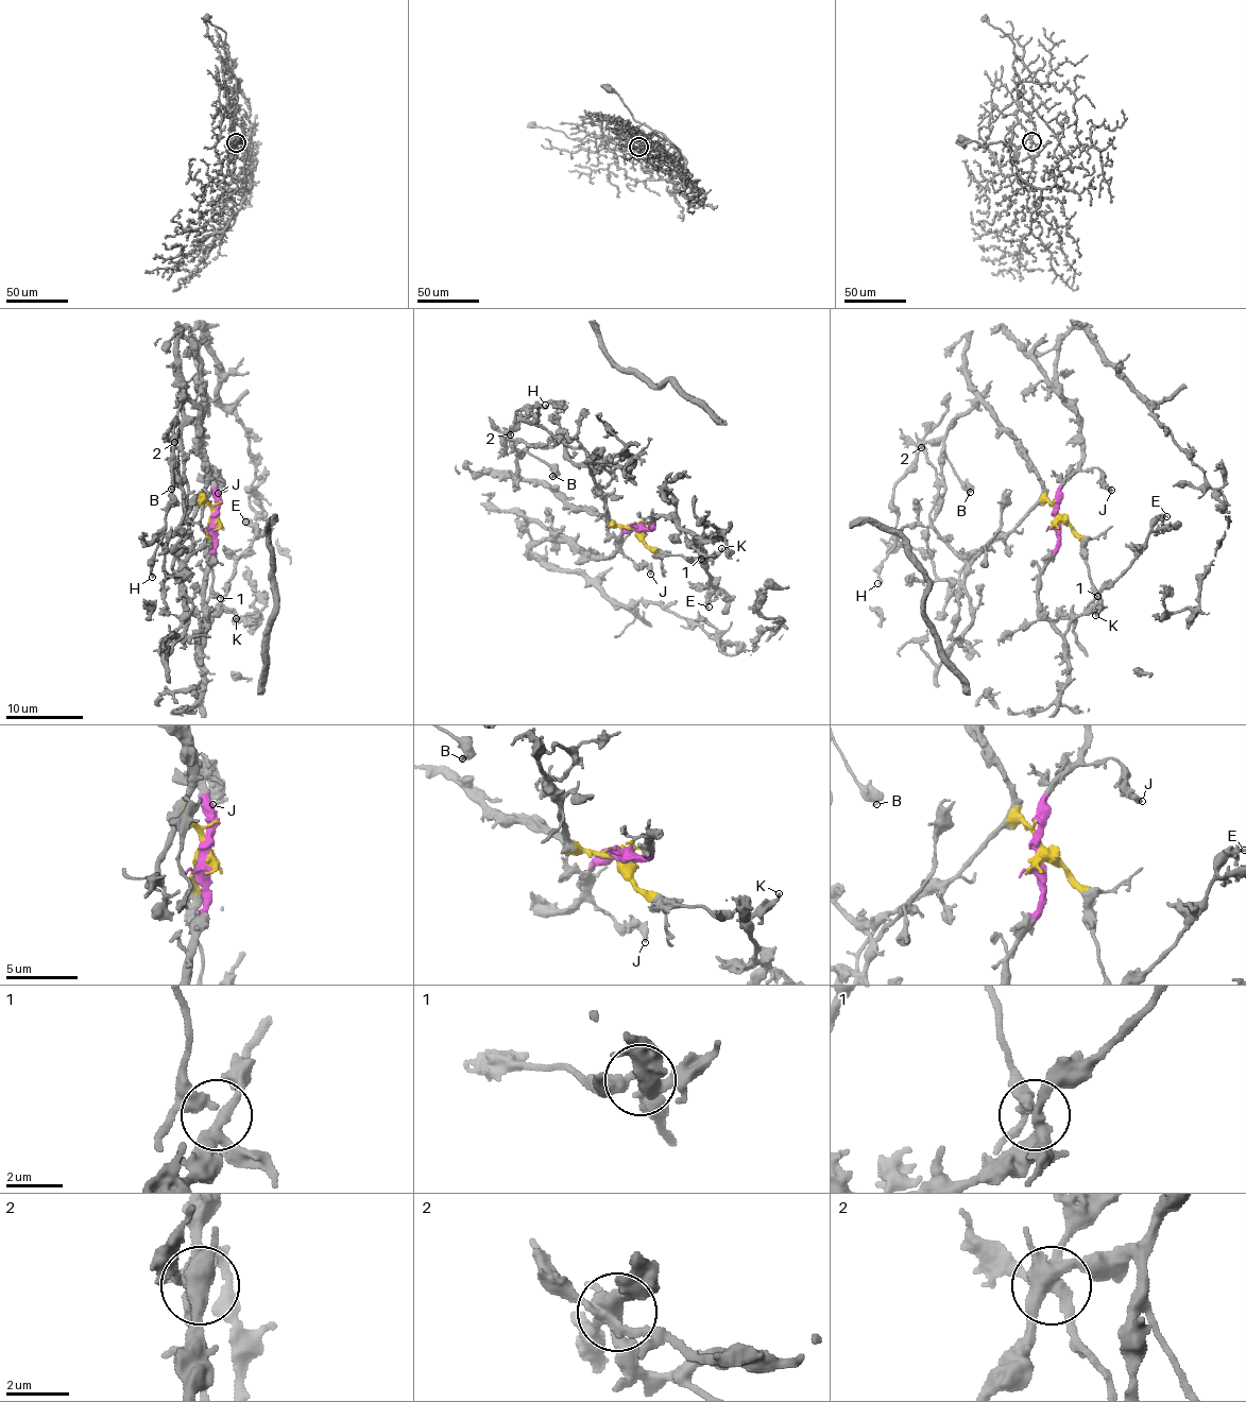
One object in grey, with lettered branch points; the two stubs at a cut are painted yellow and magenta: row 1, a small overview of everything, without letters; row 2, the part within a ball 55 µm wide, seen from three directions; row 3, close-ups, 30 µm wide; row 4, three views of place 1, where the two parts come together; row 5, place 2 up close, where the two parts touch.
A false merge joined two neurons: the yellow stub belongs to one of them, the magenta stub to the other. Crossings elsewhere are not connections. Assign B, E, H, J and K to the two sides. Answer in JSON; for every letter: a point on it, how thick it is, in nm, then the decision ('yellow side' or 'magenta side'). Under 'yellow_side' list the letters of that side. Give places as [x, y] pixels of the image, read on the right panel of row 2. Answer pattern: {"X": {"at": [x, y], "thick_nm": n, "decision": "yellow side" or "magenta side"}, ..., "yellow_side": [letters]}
{"B": {"at": [970, 492], "thick_nm": 320, "decision": "yellow side"}, "E": {"at": [1166, 516], "thick_nm": 280, "decision": "magenta side"}, "H": {"at": [877, 583], "thick_nm": 160, "decision": "yellow side"}, "J": {"at": [1111, 490], "thick_nm": 360, "decision": "magenta side"}, "K": {"at": [1095, 615], "thick_nm": 180, "decision": "magenta side"}, "yellow_side": ["B", "H"]}

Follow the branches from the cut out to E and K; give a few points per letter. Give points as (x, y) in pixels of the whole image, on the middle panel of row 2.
E: (637, 527), (654, 528), (653, 516), (670, 515), (676, 525), (696, 539), (709, 581), (714, 587), (709, 608)
K: (637, 527), (654, 528), (653, 516), (670, 515), (676, 525), (696, 537), (705, 558), (711, 558), (721, 548)

